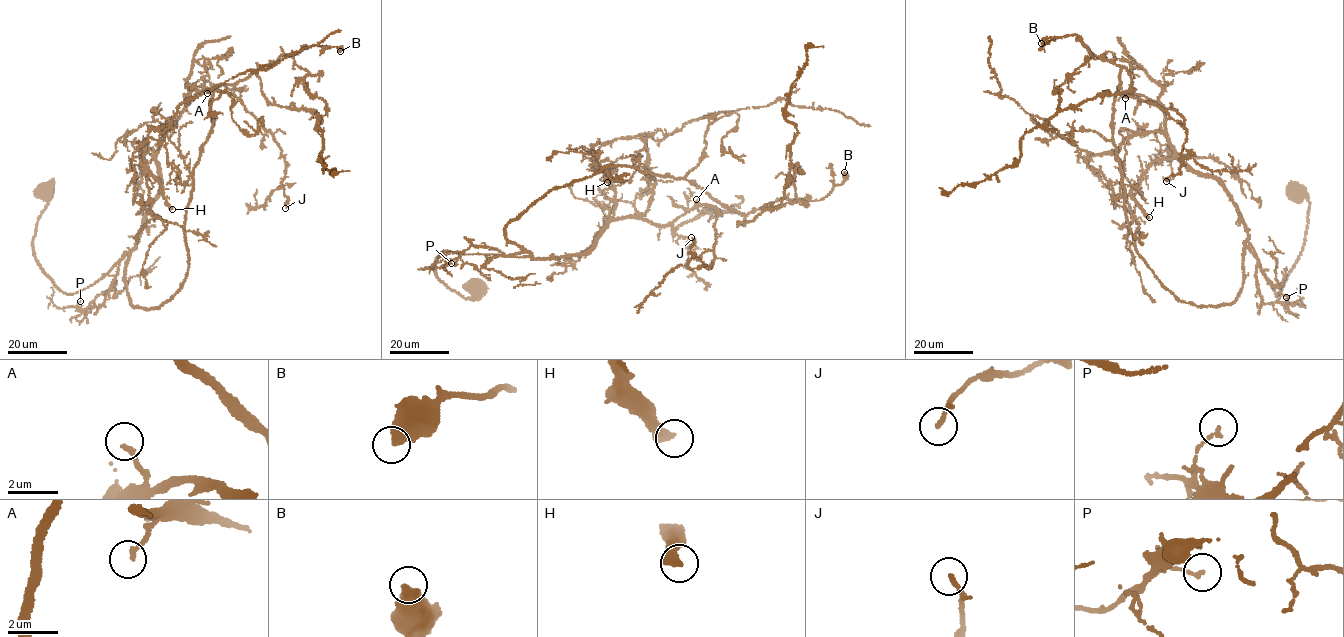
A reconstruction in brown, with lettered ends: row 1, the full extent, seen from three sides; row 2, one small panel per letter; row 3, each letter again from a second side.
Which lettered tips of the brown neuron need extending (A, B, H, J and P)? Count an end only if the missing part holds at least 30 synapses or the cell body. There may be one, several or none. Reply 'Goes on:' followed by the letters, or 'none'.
Goes on: A, H

